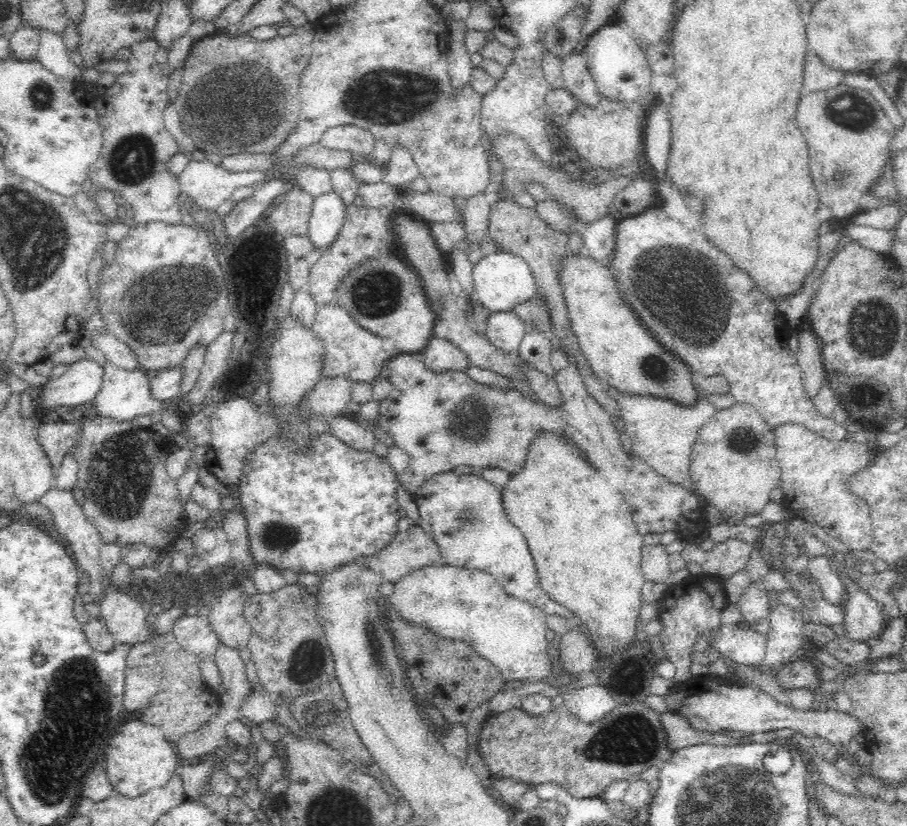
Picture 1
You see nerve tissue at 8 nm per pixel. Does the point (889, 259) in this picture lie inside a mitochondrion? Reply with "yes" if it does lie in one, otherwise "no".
no

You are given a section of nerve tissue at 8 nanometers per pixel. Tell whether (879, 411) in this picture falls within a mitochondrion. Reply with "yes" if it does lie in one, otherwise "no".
no

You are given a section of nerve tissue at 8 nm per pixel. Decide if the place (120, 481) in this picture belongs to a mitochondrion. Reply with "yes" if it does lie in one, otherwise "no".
yes

